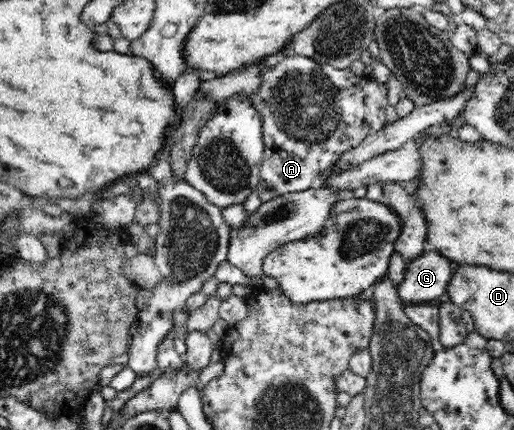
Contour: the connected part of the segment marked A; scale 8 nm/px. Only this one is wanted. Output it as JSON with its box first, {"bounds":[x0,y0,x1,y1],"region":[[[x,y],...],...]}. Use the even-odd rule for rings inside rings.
{"bounds":[248,54,387,201],"region":[[[305,54],[283,57],[260,71],[260,85],[248,95],[251,105],[262,117],[264,154],[260,163],[260,182],[255,194],[260,201],[273,200],[289,192],[302,192],[315,187],[315,179],[329,169],[340,155],[357,147],[368,135],[379,131],[387,121],[387,89],[369,77],[357,77],[349,68],[337,69],[327,62],[313,61]]]}

